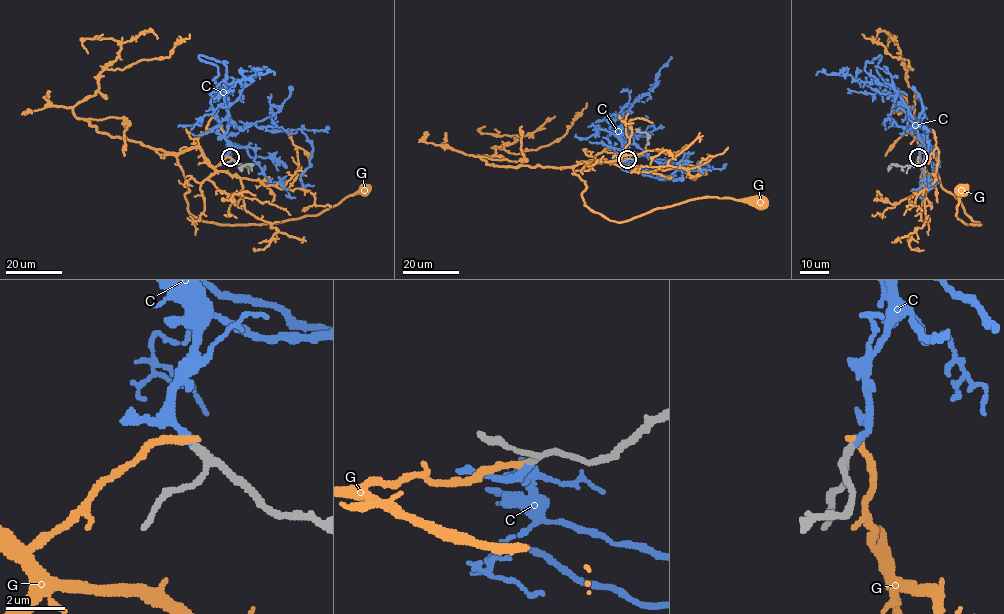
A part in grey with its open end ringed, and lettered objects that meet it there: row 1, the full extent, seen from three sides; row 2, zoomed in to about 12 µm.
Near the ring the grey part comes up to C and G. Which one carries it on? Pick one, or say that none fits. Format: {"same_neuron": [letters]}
{"same_neuron": ["C"]}

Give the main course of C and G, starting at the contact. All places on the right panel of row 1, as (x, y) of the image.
C: (918, 157), (921, 143), (913, 127), (916, 123), (930, 130), (921, 167), (924, 182), (930, 185)
G: (918, 157), (921, 167), (919, 147), (940, 185), (981, 224), (966, 224), (956, 216), (962, 187)

